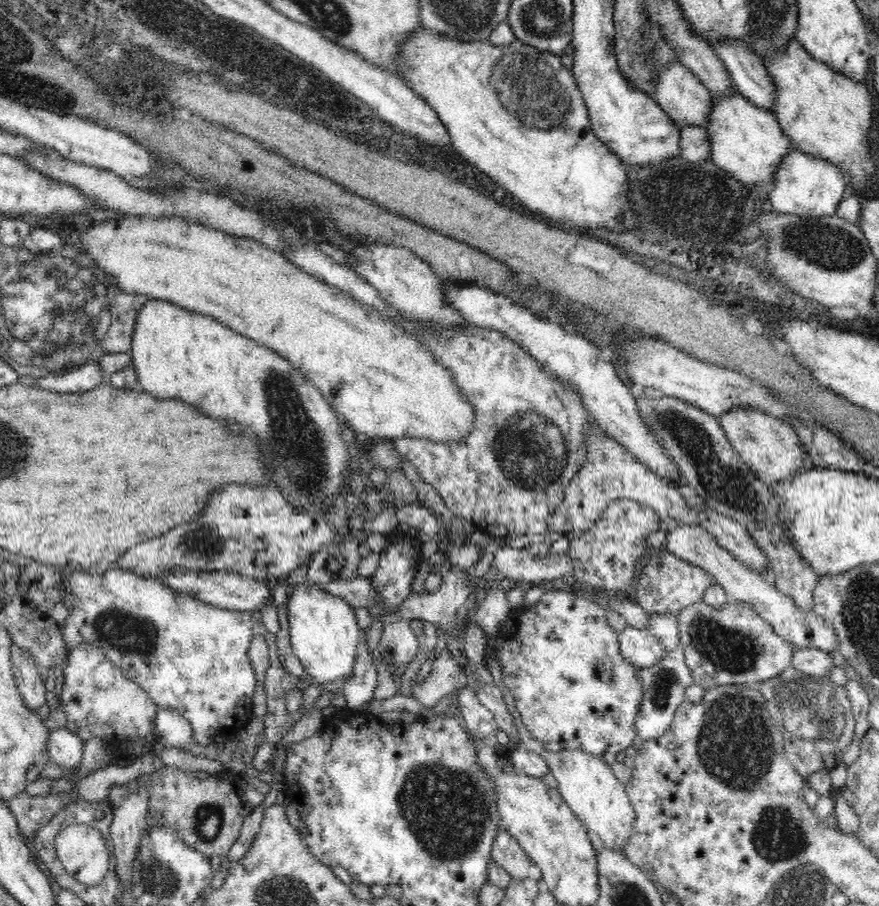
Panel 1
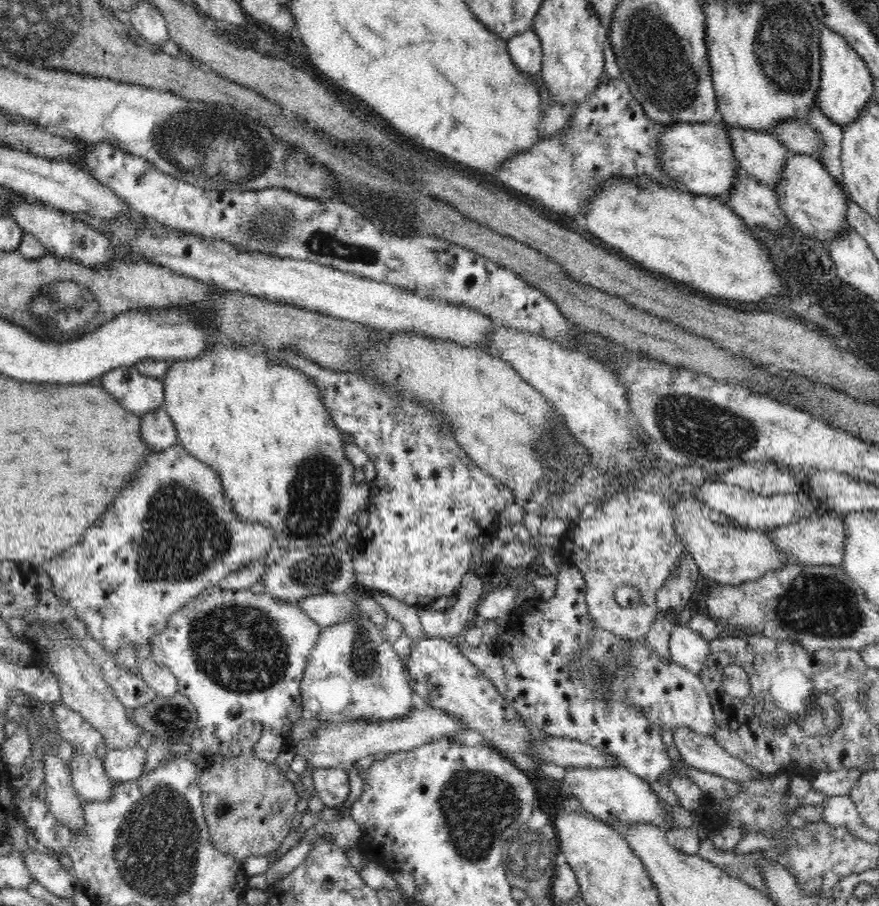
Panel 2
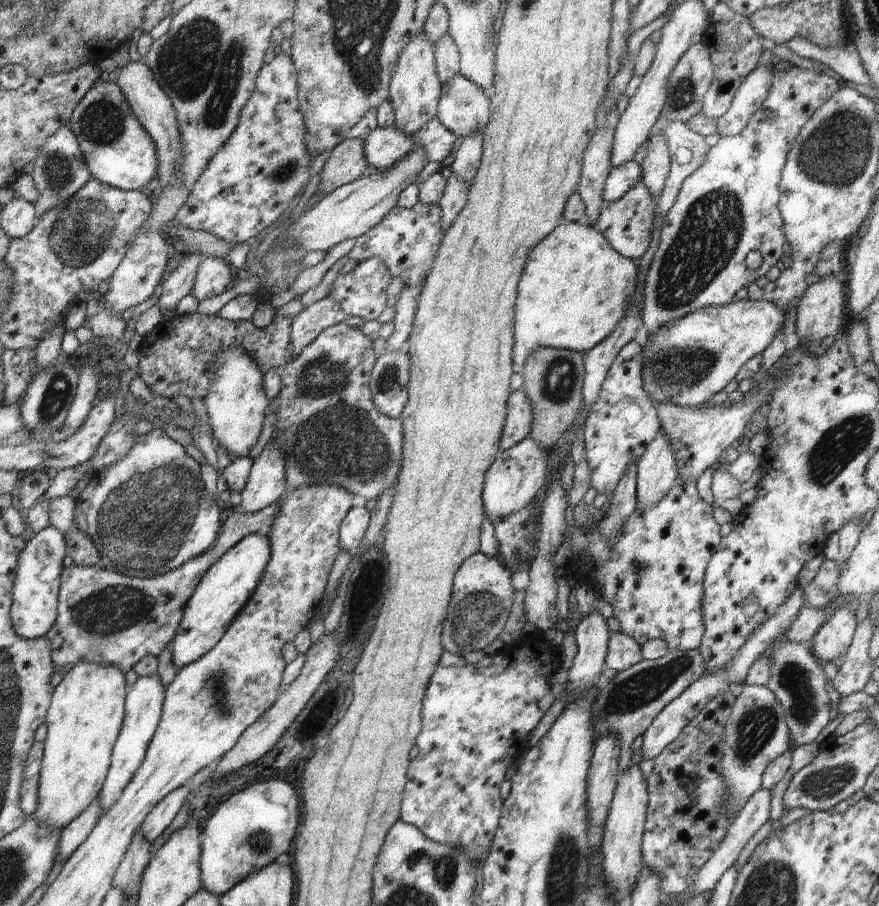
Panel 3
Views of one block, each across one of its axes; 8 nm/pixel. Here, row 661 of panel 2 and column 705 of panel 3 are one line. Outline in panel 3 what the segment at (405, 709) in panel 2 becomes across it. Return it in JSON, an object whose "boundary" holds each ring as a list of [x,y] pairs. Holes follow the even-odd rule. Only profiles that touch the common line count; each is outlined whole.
{"boundary":[[[742,299],[724,306],[700,308],[681,319],[660,326],[642,347],[642,382],[644,392],[656,404],[670,403],[679,407],[700,407],[724,390],[738,374],[740,368],[757,354],[762,354],[772,344],[776,332],[784,327],[786,312],[768,300]]]}

